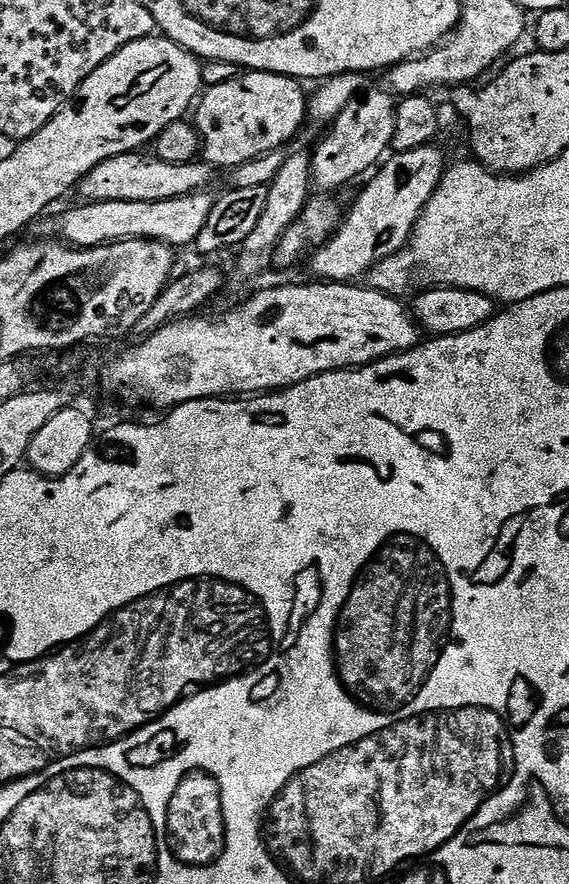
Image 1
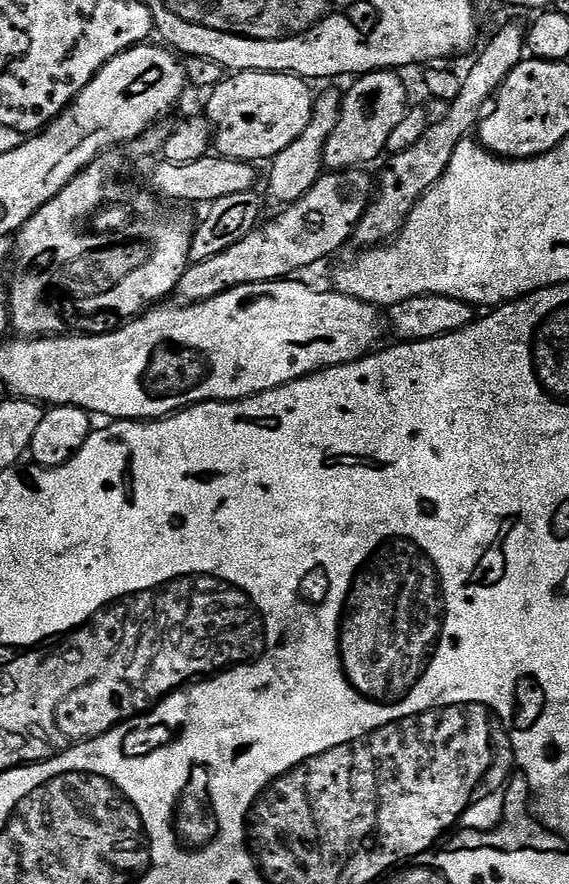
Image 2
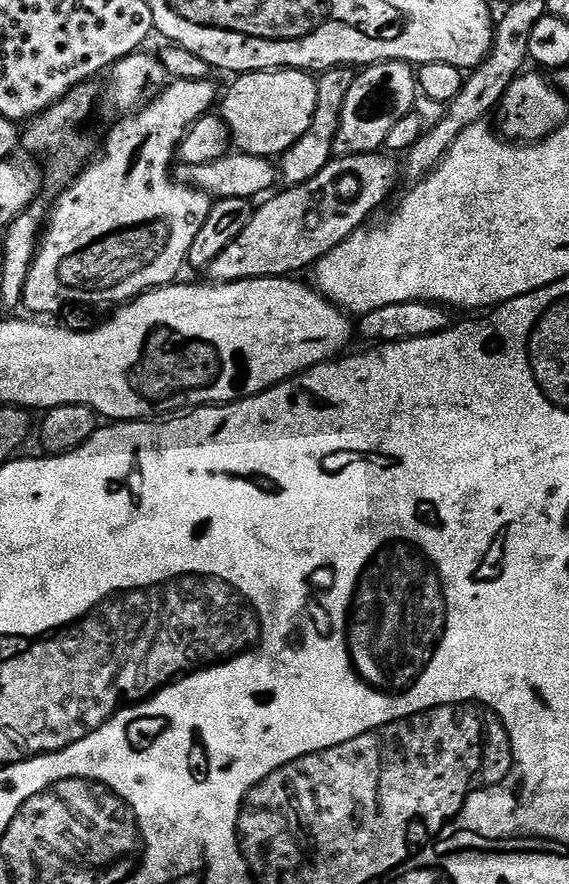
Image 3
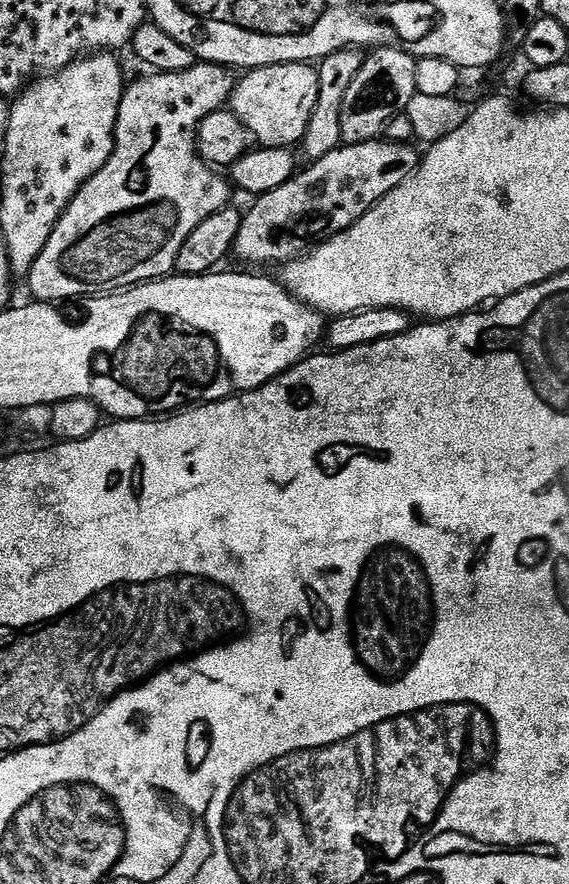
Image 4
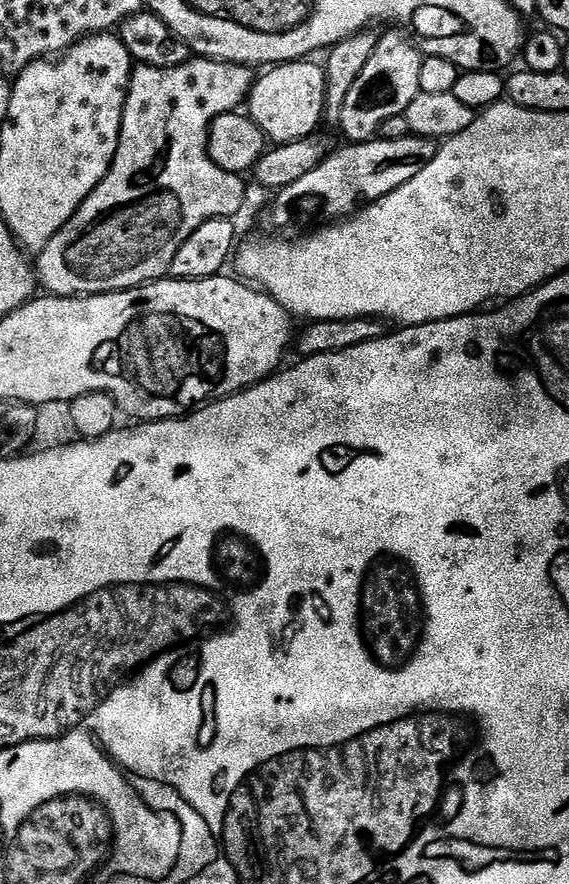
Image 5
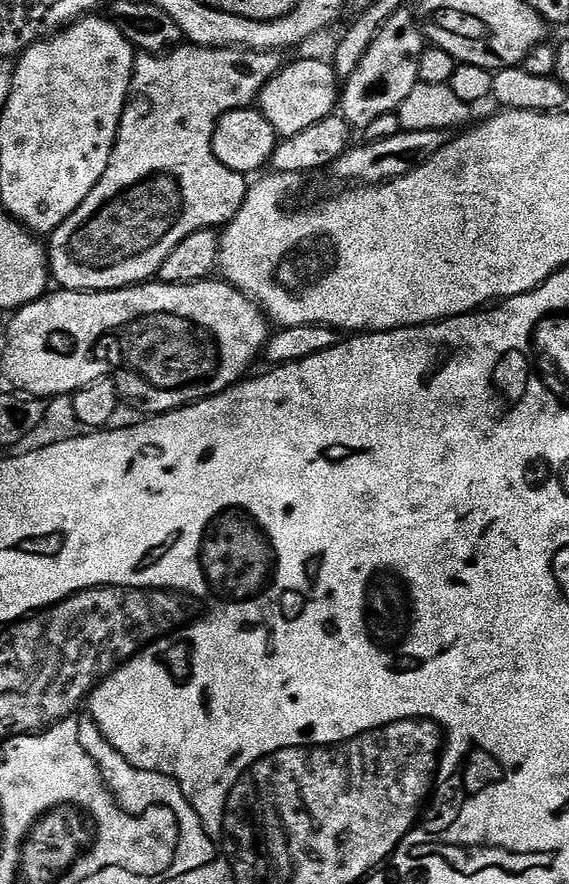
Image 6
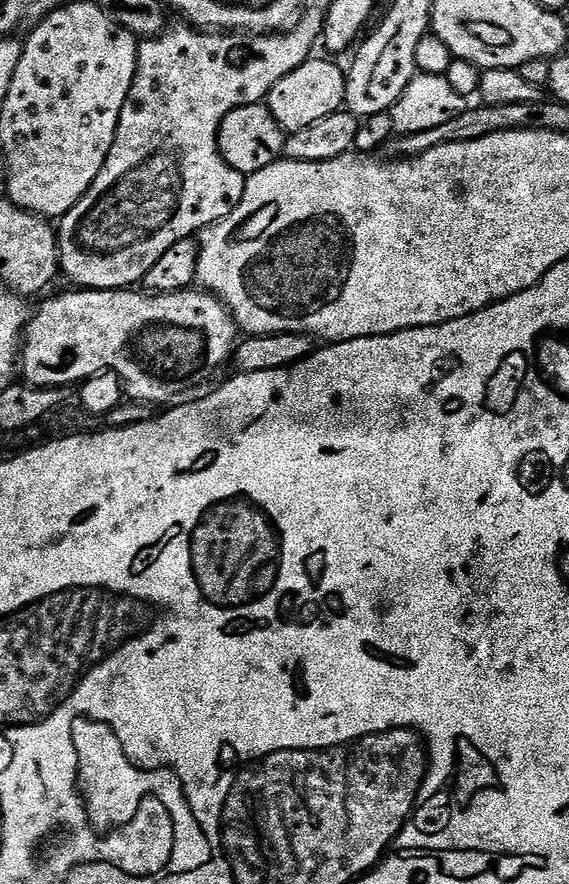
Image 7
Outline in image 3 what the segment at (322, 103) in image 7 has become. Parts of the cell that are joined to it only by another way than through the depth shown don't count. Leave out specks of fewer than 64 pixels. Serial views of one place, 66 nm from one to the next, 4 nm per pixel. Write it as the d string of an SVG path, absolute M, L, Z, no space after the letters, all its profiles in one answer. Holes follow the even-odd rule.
M277 68L267 72L245 72L233 80L236 81L225 96L223 93L221 108L218 108L232 135L233 145L251 156L283 156L302 134L306 134L310 118L314 118L314 106L318 102L317 77L298 68Z

